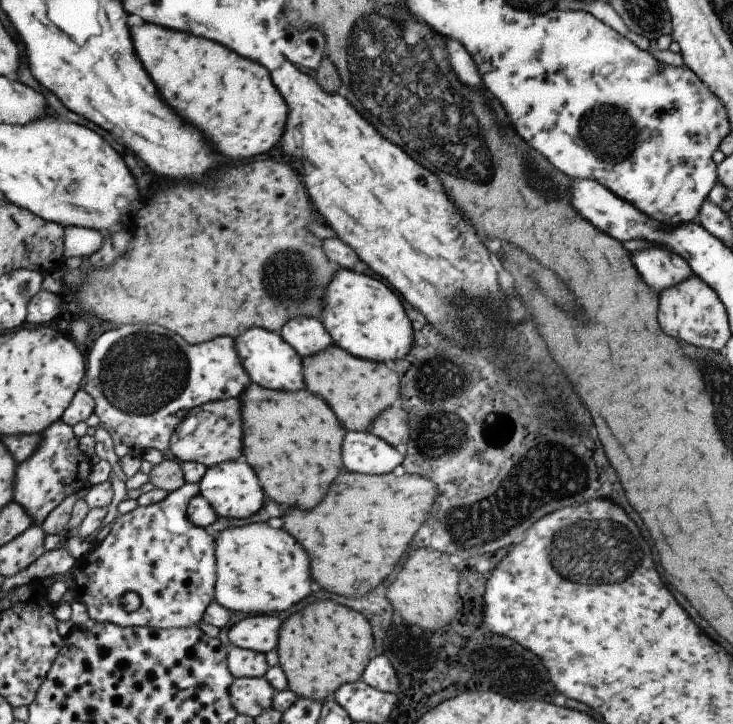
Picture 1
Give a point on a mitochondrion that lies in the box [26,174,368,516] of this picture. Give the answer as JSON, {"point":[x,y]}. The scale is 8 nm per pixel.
{"point":[144,372]}

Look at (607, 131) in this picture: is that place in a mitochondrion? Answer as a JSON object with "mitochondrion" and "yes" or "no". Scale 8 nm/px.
{"mitochondrion":"yes"}

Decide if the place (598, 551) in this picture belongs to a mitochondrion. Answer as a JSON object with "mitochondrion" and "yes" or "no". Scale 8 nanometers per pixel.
{"mitochondrion":"yes"}

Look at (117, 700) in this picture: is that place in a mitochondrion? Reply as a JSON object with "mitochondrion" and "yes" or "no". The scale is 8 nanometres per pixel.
{"mitochondrion":"no"}

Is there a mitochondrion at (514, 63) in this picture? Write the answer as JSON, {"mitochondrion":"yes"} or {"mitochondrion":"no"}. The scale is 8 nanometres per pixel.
{"mitochondrion":"no"}

